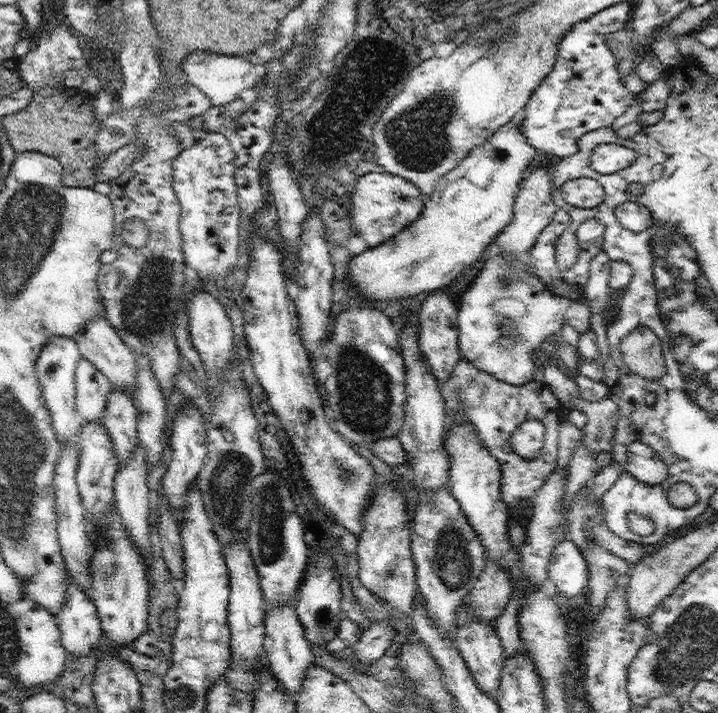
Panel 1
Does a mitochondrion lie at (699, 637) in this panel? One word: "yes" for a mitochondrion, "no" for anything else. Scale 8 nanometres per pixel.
yes

